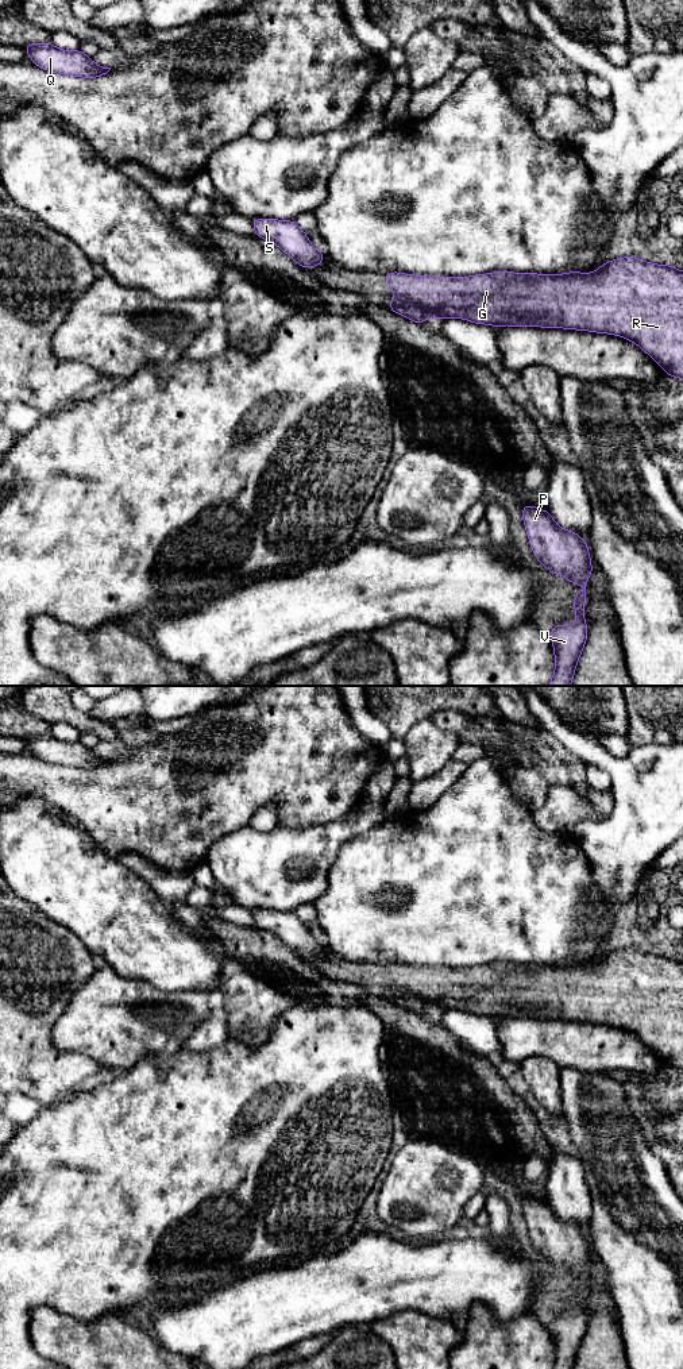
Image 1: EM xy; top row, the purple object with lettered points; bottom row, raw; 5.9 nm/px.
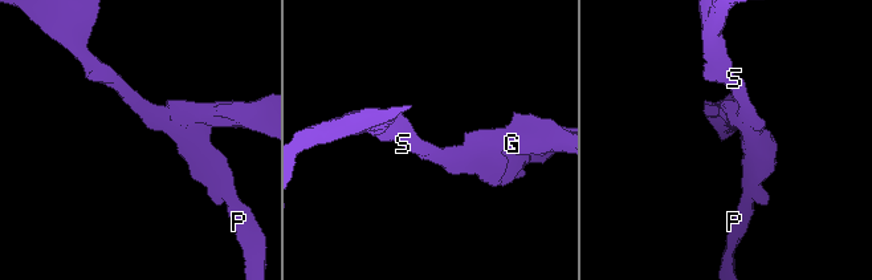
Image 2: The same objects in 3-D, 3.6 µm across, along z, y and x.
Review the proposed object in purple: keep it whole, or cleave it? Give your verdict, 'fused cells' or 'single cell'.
fused cells

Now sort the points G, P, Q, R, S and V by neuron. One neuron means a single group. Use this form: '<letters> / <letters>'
G R / P Q S V

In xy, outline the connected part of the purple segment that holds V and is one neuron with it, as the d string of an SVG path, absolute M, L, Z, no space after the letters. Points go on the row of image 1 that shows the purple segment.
M532 505L521 508L529 544L539 562L548 571L583 586L572 601L576 622L556 624L549 633L555 652L555 672L548 686L570 686L587 640L583 608L587 595L586 581L593 574L589 545L579 533L560 528L547 509Z

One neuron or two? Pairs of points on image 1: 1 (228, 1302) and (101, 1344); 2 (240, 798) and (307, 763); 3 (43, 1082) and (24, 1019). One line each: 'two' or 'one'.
1: two
2: one
3: one

